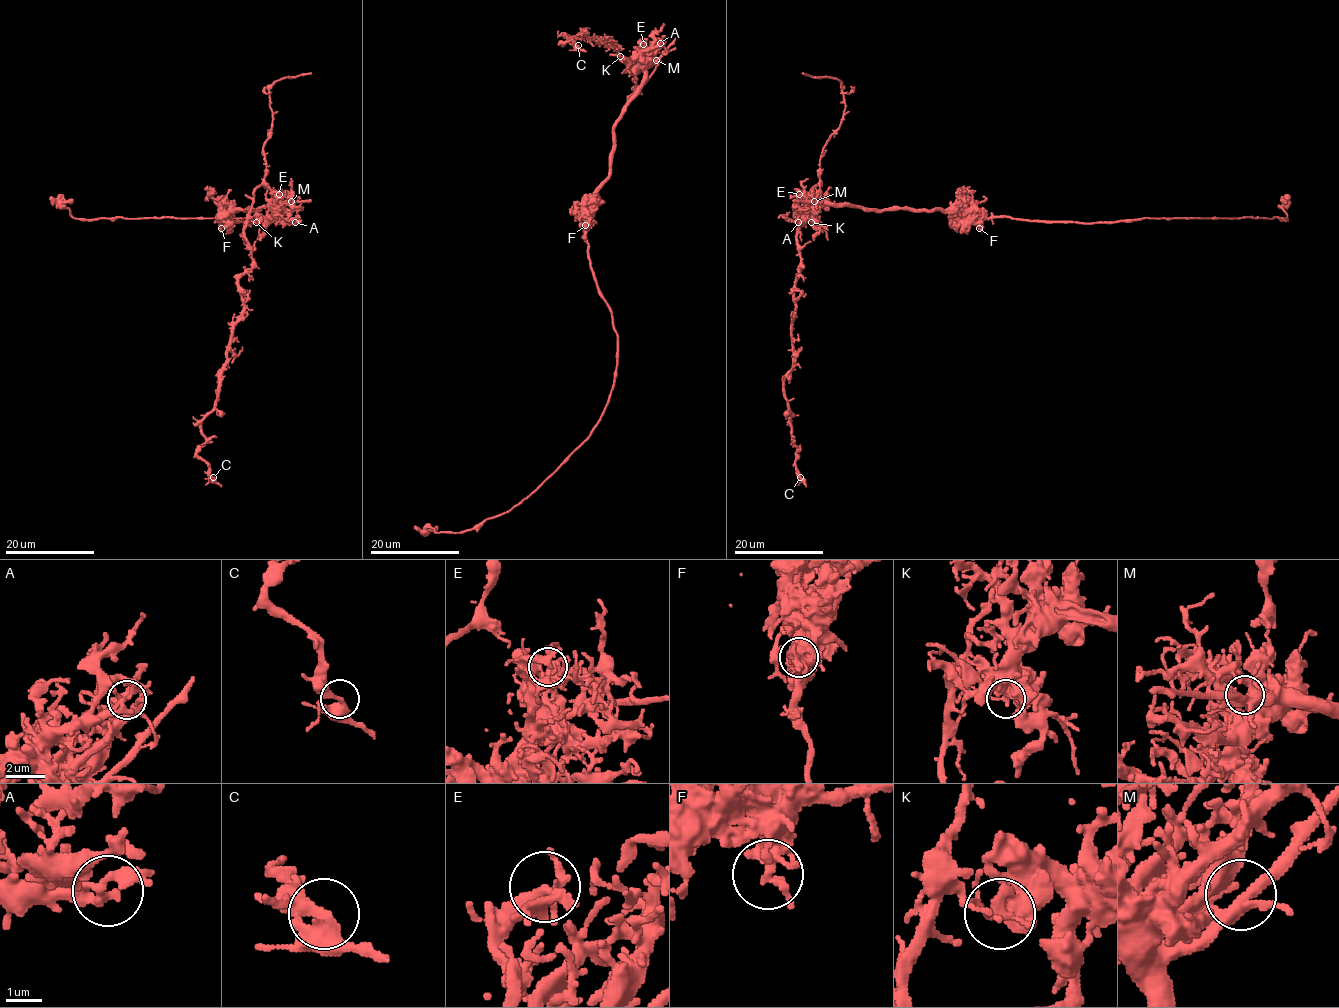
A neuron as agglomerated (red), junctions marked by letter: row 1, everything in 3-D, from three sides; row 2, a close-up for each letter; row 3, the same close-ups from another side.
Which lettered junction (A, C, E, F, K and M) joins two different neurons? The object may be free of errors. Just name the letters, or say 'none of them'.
K

